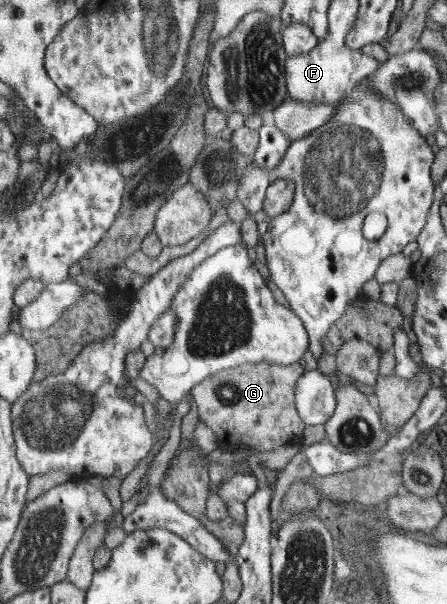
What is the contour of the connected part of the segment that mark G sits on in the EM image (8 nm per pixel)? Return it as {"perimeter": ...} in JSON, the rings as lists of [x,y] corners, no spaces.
{"perimeter":[[[299,362],[290,365],[245,363],[222,372],[223,374],[217,373],[217,376],[209,380],[205,378],[191,392],[198,407],[199,418],[214,431],[218,440],[231,440],[231,436],[235,436],[239,444],[243,442],[256,450],[273,450],[289,443],[301,444],[305,434],[305,421],[296,407],[296,386],[305,371]]]}

